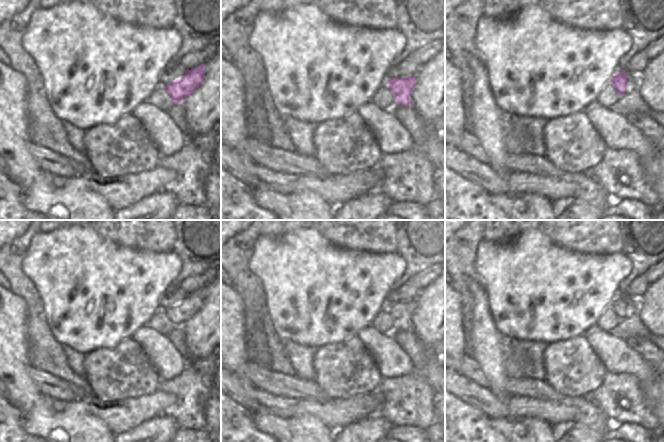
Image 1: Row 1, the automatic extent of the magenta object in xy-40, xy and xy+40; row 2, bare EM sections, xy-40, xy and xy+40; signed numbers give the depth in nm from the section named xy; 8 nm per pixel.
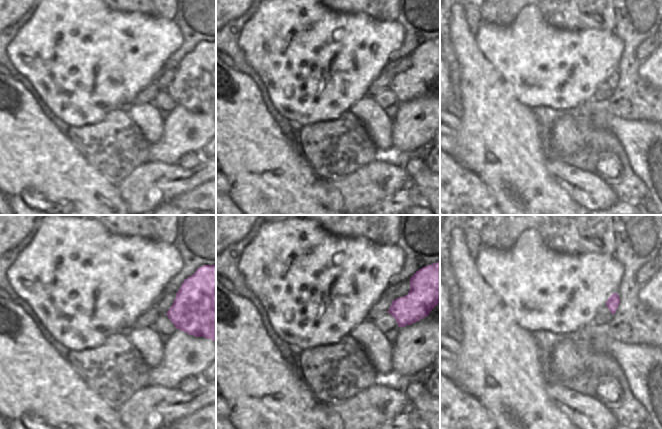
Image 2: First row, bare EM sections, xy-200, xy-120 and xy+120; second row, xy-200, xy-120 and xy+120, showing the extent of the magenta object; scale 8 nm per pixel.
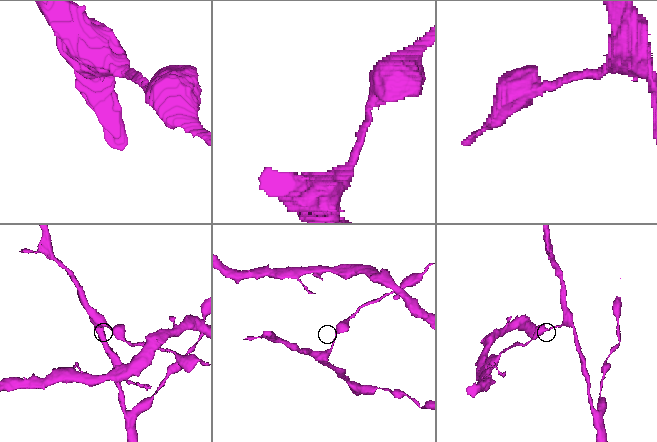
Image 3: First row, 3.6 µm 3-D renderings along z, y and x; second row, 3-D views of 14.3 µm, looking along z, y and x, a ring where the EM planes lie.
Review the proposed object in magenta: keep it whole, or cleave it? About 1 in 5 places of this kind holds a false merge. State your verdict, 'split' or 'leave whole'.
leave whole

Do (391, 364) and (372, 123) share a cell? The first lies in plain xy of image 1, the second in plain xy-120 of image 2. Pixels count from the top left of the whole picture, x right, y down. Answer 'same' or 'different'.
same

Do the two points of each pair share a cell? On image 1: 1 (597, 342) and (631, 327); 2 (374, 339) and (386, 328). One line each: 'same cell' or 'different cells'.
1: different cells
2: different cells

